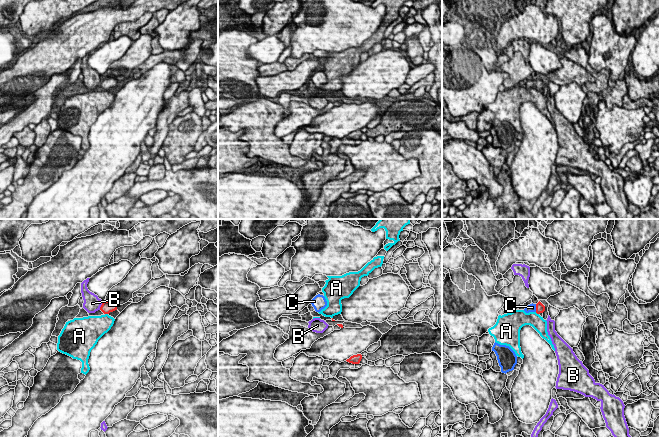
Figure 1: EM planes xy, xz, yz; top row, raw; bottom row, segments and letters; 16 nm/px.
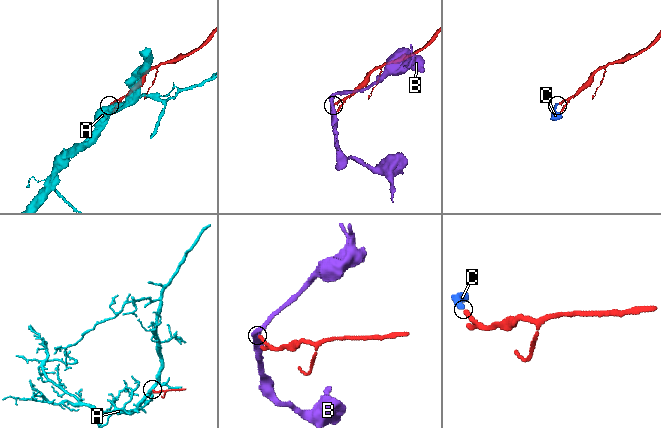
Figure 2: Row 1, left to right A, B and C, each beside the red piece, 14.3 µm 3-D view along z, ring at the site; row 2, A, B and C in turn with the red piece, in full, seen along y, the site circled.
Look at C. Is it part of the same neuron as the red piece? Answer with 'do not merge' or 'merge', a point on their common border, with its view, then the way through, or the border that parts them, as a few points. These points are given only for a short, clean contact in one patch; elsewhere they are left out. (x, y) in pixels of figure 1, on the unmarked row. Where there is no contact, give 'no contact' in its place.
merge; meets red in yz at (536, 84); runs through yz (540, 84), (536, 84), (532, 83)

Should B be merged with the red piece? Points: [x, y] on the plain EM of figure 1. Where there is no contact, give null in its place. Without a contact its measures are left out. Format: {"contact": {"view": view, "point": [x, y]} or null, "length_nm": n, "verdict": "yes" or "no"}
{"contact": {"view": "xy", "point": [101, 82]}, "length_nm": 140, "verdict": "no"}

